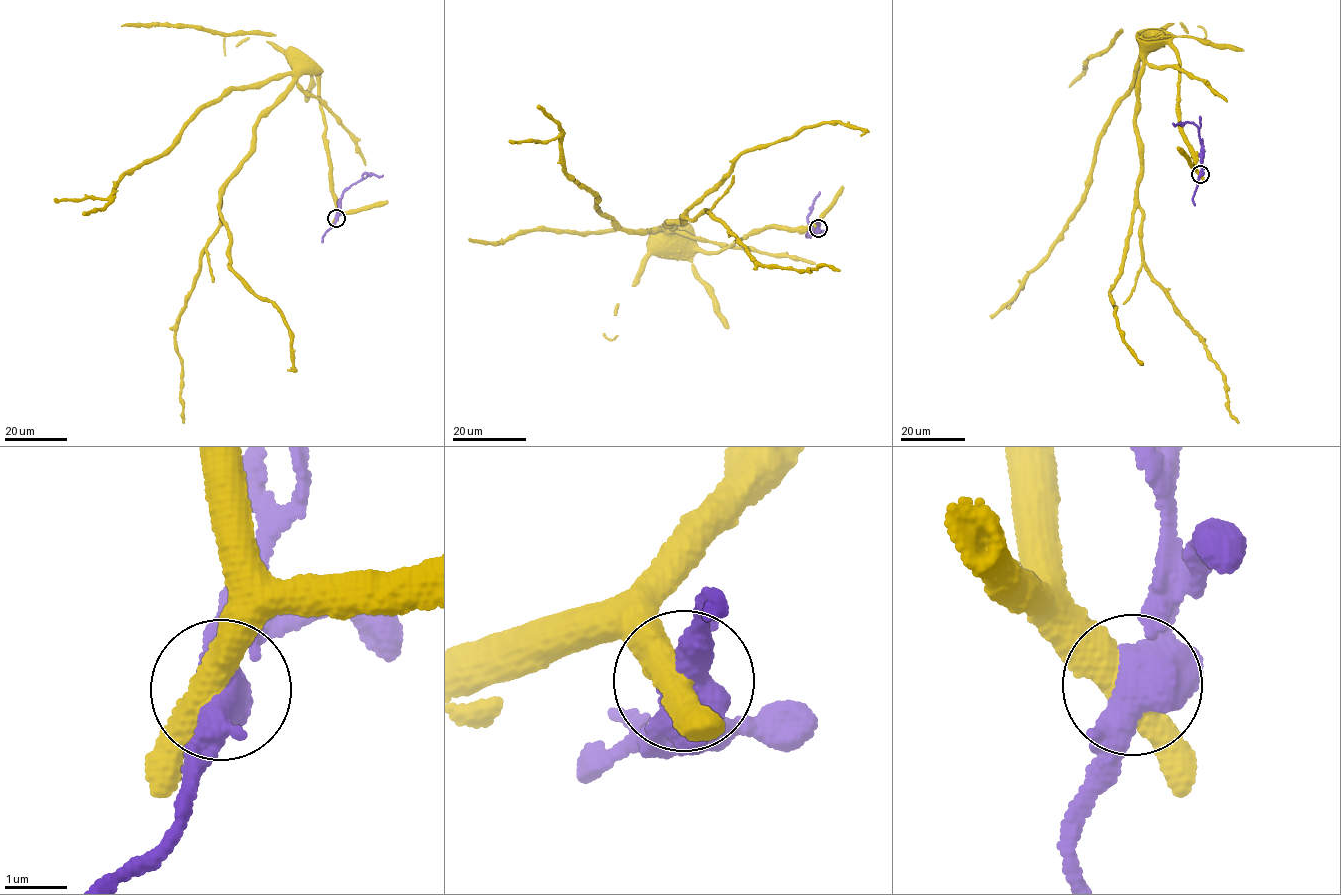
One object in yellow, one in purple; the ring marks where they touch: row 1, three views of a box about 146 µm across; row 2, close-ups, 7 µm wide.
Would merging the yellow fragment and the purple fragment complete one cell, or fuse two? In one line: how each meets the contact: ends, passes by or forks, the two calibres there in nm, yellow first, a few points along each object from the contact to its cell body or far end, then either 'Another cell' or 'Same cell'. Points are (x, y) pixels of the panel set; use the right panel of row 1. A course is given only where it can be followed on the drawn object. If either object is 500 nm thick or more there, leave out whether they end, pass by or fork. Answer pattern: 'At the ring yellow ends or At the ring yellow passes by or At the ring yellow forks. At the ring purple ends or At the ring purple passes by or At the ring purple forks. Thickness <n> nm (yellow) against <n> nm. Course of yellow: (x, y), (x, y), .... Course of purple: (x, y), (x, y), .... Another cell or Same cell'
At the ring yellow passes by. At the ring purple forks. Thickness 460 nm (yellow) against 460 nm. Course of yellow: (1200, 174), (1180, 123), (1177, 51), (1165, 44), (1146, 55), (1136, 92), (1143, 262), (1223, 375), (1238, 422). Course of purple: (1200, 174), (1202, 154), (1198, 126), (1185, 121), (1173, 123). Another cell

